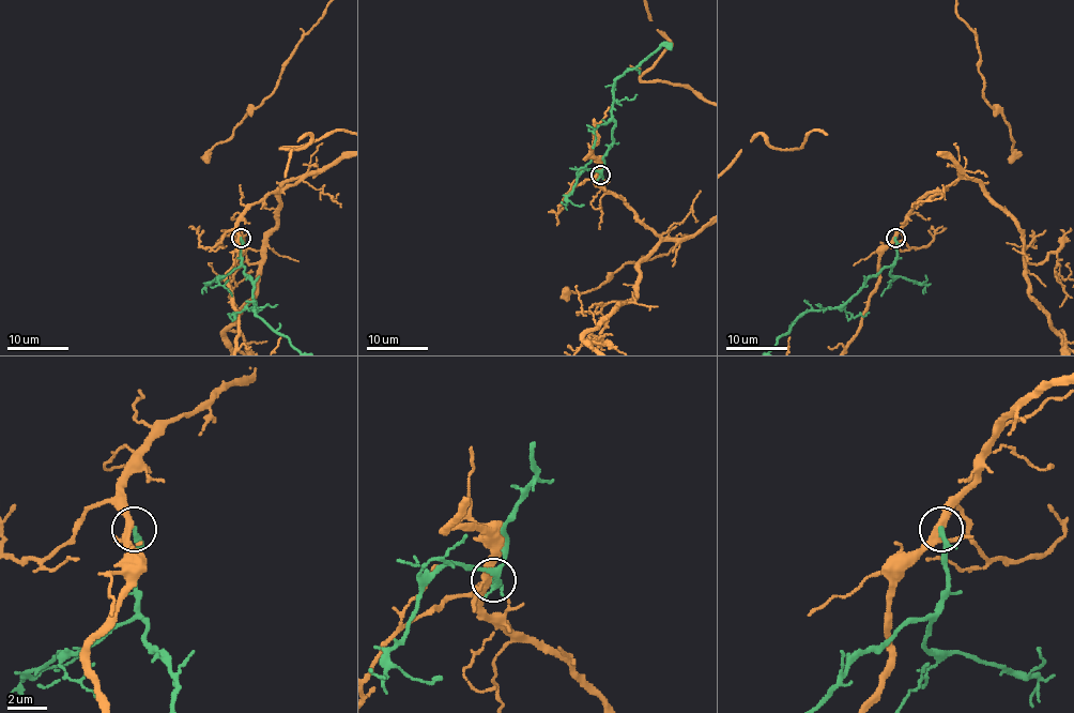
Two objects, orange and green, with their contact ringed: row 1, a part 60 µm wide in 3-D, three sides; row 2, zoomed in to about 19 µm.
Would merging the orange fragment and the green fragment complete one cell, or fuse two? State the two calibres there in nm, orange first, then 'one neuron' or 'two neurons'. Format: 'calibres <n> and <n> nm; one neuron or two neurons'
calibres 280 and 190 nm; two neurons

